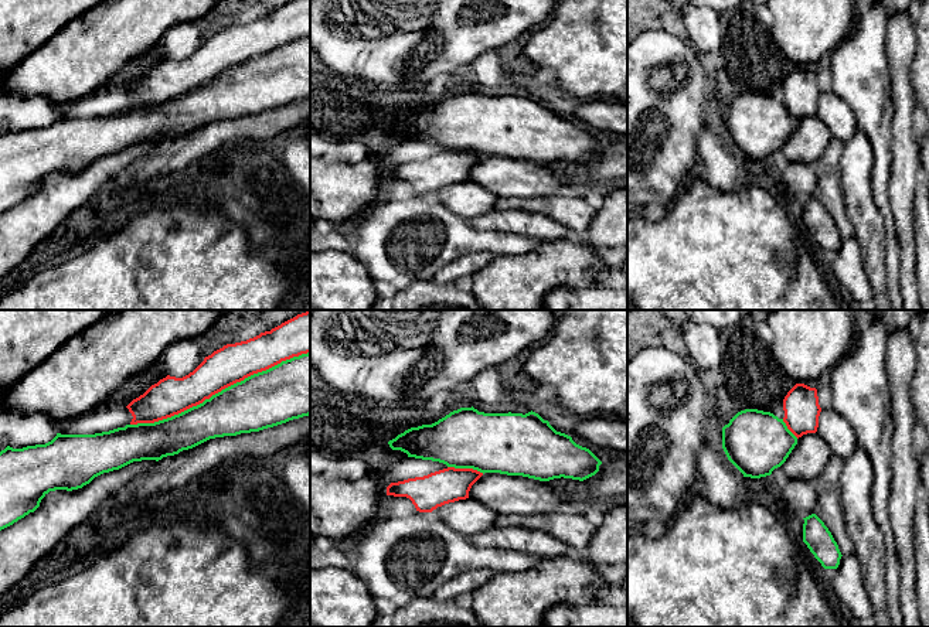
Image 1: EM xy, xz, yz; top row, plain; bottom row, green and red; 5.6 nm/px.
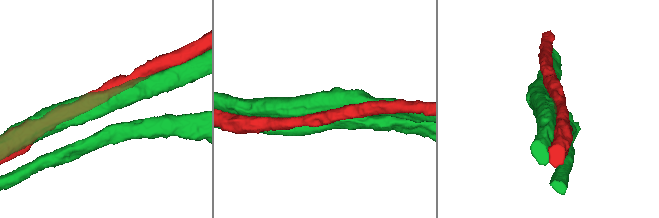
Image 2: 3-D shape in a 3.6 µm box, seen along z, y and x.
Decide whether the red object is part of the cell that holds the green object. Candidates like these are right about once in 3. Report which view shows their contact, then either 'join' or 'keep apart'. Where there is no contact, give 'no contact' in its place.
xy | keep apart

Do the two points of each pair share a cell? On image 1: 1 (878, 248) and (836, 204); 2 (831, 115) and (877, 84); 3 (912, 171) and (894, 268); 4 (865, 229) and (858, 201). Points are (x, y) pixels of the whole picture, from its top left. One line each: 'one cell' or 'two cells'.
1: two cells
2: two cells
3: two cells
4: one cell

